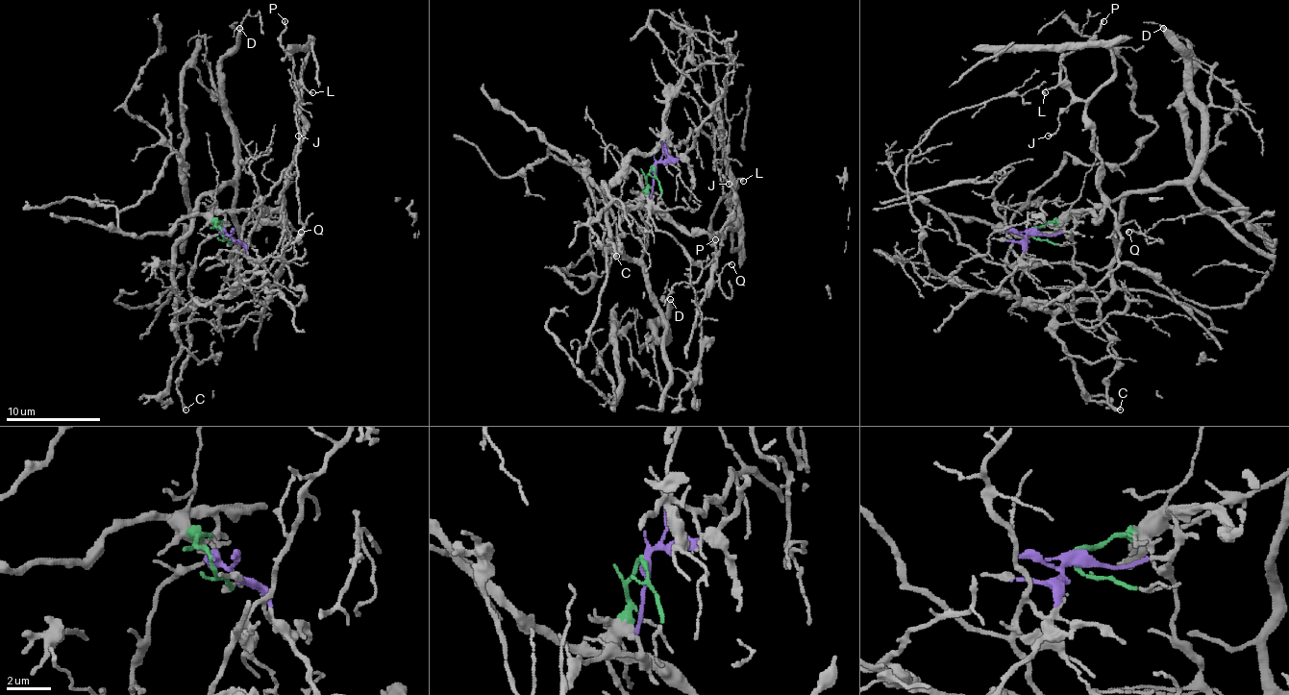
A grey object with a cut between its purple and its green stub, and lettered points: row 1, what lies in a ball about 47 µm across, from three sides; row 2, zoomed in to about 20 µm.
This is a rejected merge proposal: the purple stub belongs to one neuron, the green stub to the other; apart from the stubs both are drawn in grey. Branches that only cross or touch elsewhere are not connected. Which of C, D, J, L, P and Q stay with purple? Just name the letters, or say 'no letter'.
C, J, L, P

